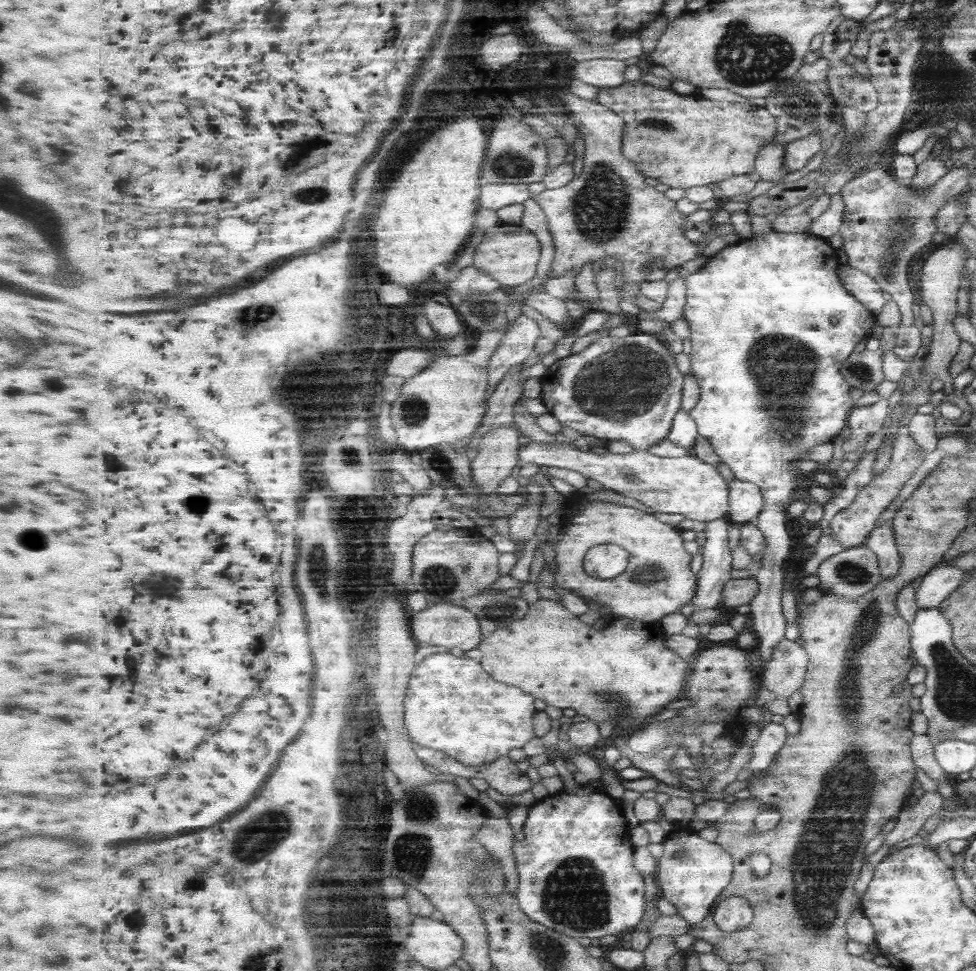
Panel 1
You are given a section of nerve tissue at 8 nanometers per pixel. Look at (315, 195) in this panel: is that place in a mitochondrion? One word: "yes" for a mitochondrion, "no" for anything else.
yes

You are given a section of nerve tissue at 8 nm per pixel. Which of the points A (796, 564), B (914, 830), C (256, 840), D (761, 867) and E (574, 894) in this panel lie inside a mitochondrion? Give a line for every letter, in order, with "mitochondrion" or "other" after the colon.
A: other
B: other
C: mitochondrion
D: other
E: mitochondrion

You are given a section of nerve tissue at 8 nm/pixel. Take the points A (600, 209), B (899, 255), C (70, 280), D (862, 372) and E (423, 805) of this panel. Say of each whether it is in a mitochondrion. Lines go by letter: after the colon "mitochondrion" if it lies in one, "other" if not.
A: mitochondrion
B: mitochondrion
C: mitochondrion
D: mitochondrion
E: mitochondrion

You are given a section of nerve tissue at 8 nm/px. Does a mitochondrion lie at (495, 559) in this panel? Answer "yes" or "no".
no

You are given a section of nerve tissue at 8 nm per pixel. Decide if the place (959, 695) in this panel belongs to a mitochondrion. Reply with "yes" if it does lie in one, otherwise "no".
yes

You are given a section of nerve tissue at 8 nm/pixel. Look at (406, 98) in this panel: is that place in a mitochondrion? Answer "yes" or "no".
no

